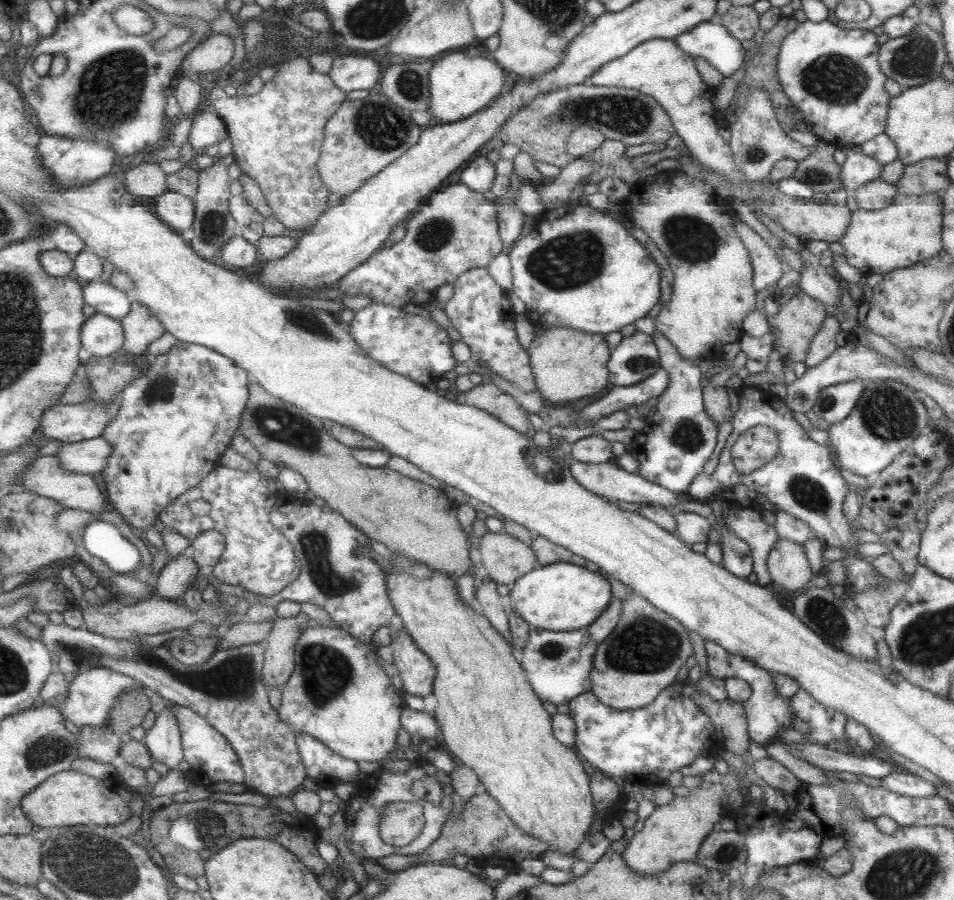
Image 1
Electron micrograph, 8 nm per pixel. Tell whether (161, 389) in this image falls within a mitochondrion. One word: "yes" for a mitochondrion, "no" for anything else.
yes

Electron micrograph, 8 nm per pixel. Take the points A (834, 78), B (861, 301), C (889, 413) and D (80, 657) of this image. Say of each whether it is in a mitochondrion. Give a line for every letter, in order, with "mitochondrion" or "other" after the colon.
A: mitochondrion
B: other
C: mitochondrion
D: mitochondrion

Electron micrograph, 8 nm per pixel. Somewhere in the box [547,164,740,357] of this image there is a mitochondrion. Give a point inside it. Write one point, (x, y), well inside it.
(692, 240)

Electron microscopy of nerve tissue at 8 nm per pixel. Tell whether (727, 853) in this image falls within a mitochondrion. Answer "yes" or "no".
yes

